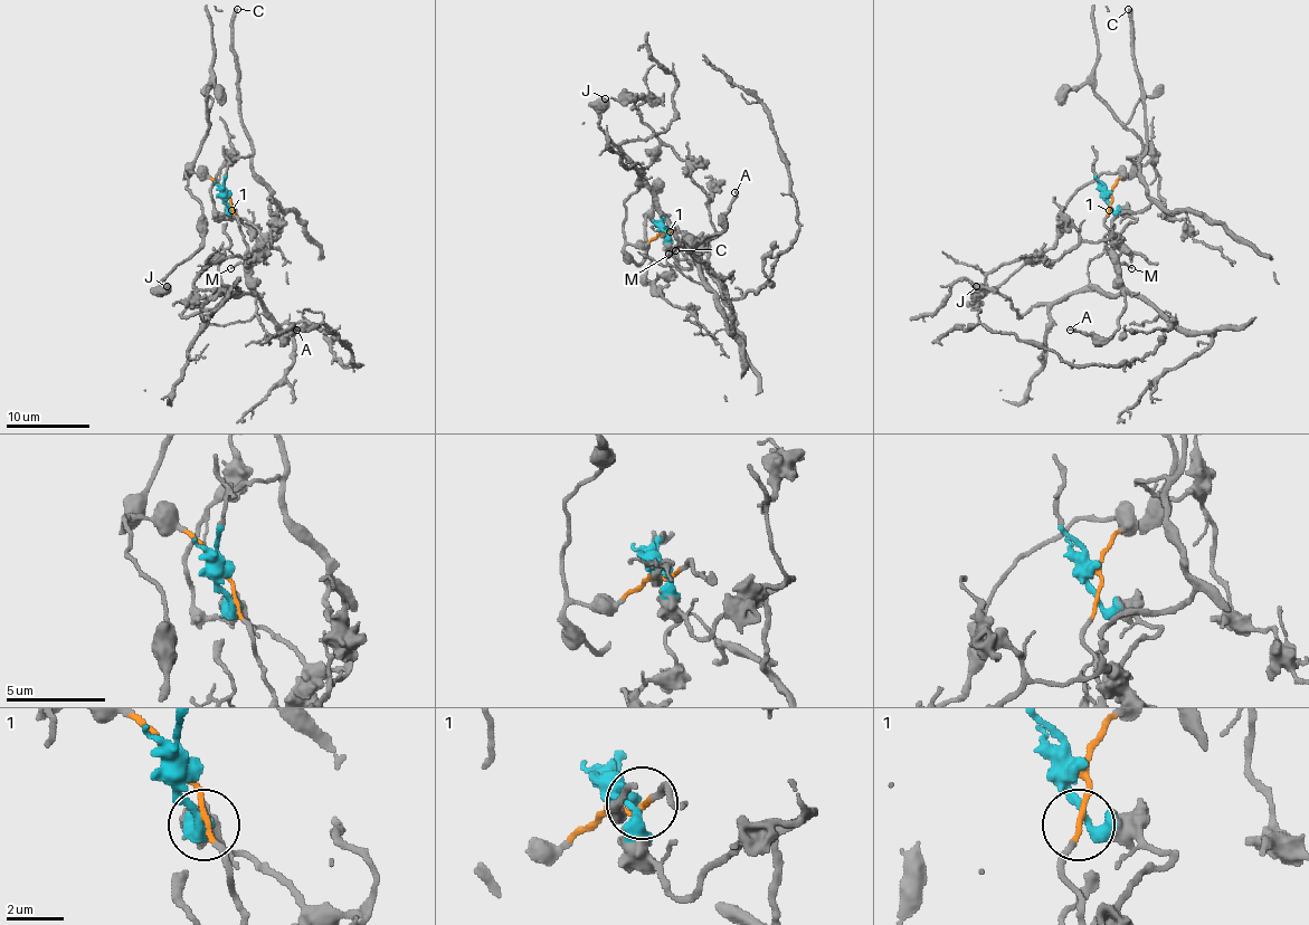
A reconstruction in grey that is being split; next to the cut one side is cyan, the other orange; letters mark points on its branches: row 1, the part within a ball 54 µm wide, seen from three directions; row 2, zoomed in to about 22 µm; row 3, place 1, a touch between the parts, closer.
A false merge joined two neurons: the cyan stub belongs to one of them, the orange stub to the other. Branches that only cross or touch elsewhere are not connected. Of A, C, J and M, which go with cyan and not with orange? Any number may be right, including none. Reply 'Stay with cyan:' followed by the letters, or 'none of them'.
Stay with cyan: C

